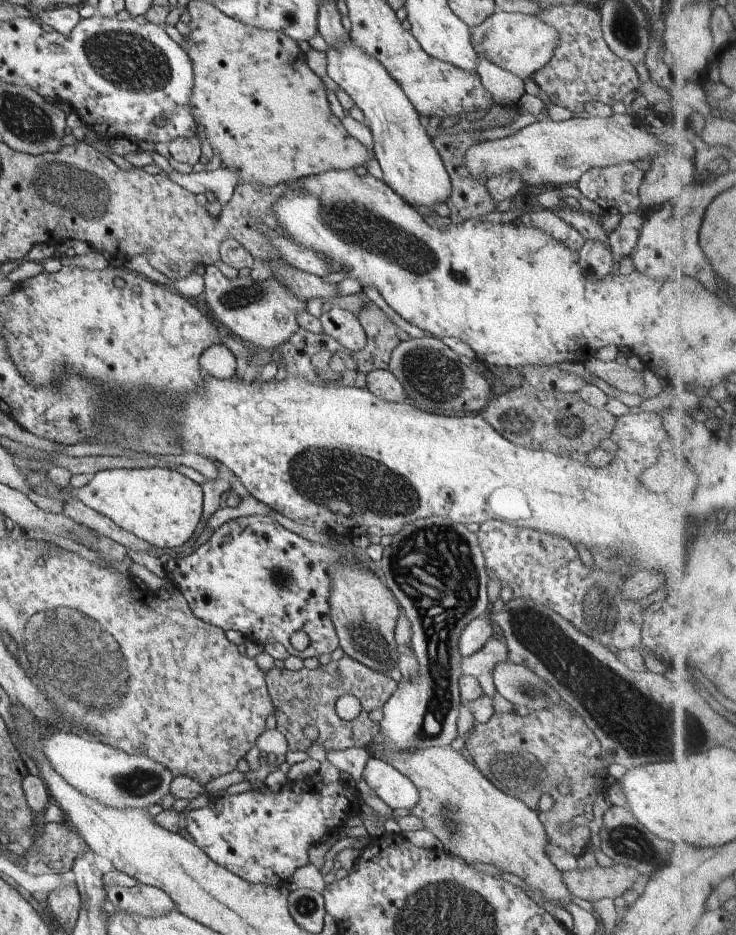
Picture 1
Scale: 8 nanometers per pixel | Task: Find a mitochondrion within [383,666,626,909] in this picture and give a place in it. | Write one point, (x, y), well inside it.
(450, 818)

